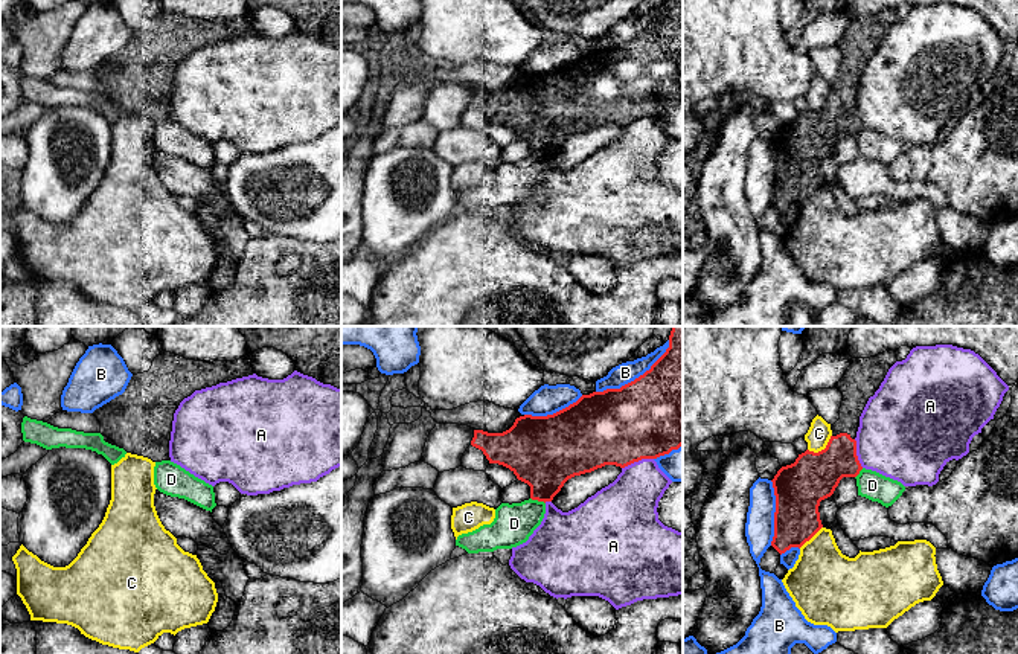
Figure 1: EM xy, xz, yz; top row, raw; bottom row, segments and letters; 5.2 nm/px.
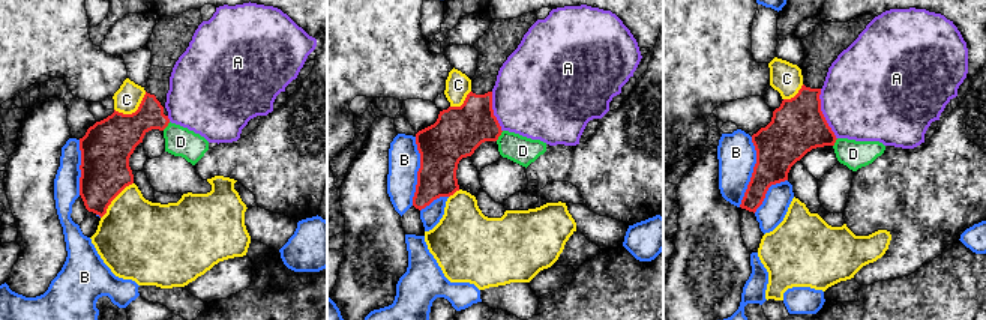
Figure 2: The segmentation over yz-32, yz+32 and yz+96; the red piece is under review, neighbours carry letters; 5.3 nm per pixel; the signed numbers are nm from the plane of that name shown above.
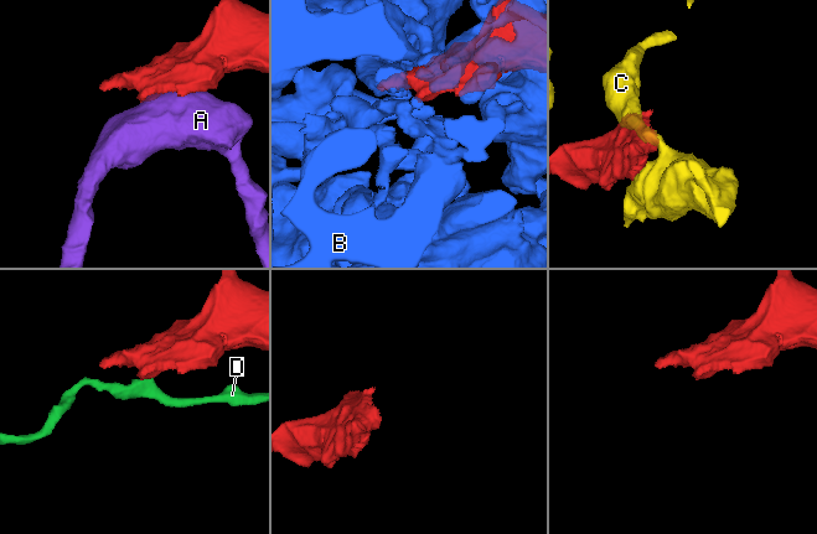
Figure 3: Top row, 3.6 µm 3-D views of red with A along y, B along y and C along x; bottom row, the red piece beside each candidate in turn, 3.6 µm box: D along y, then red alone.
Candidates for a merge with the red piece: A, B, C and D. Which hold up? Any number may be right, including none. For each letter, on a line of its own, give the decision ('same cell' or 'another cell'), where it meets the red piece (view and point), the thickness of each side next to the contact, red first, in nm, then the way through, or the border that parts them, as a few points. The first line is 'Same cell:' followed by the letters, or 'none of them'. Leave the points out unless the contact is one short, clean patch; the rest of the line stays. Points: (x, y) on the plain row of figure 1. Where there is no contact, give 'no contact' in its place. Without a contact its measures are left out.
Same cell: none of them
A: another cell; meets red in xz at (637, 119); 420 nm thick on the red side, 300 nm on the other
B: another cell; meets red in xz at (636, 37); 460 nm thick on the red side, 110 nm on the other
C: another cell; meets red in yz at (822, 108); 260 nm thick on the red side, 120 nm on the other
D: another cell; meets red in xz at (538, 159); 360 nm thick on the red side, 220 nm on the other; border along xz (531, 156), (544, 162)

